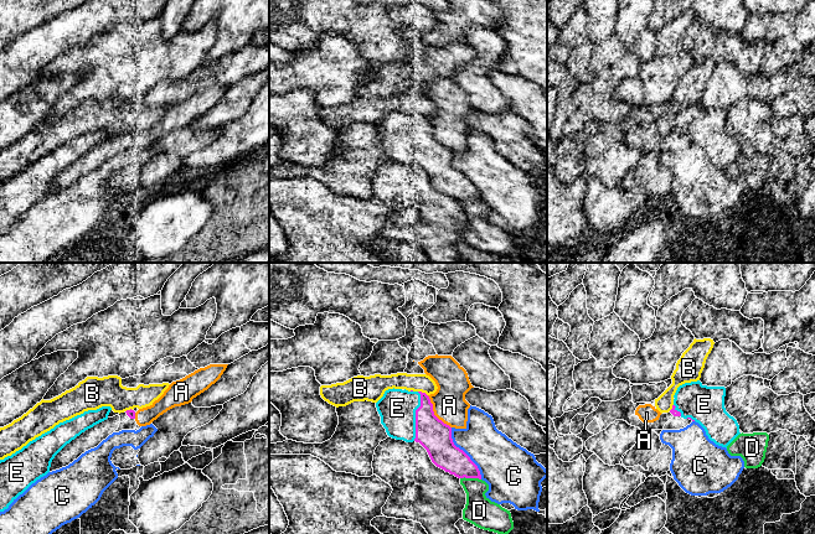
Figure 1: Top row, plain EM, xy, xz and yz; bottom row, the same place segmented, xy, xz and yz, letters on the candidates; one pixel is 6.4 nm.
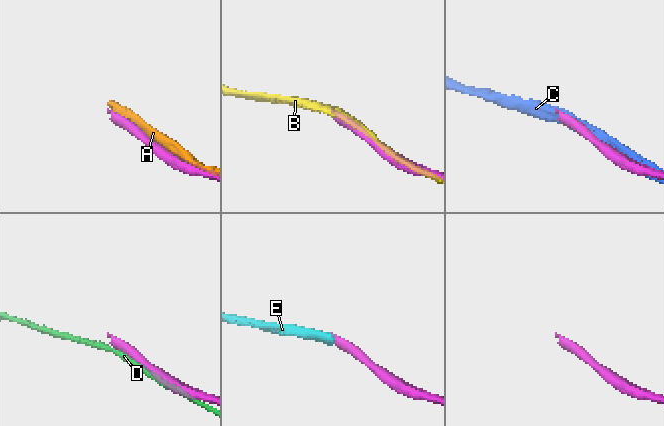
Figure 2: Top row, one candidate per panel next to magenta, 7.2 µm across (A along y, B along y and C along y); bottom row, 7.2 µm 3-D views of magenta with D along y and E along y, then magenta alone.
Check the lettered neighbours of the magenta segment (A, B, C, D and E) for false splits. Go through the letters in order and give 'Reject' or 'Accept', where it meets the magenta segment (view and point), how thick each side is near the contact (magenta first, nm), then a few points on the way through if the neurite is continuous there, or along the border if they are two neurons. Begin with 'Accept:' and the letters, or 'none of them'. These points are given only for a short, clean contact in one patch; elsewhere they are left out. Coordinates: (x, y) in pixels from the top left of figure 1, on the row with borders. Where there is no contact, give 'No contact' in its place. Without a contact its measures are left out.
Accept: E
A: Reject. Touches magenta at xz (433, 413). Thickness 200 nm (magenta) against 220 nm
B: Reject. Touches magenta at xz (423, 393). Thickness 190 nm (magenta) against 120 nm
C: Reject. Touches magenta at xz (464, 452). Thickness 200 nm (magenta) against 300 nm
D: Reject. Touches magenta at xz (470, 477). Thickness 180 nm (magenta) against 190 nm
E: Accept. Touches magenta at xz (416, 416). Thickness 200 nm (magenta) against 240 nm

